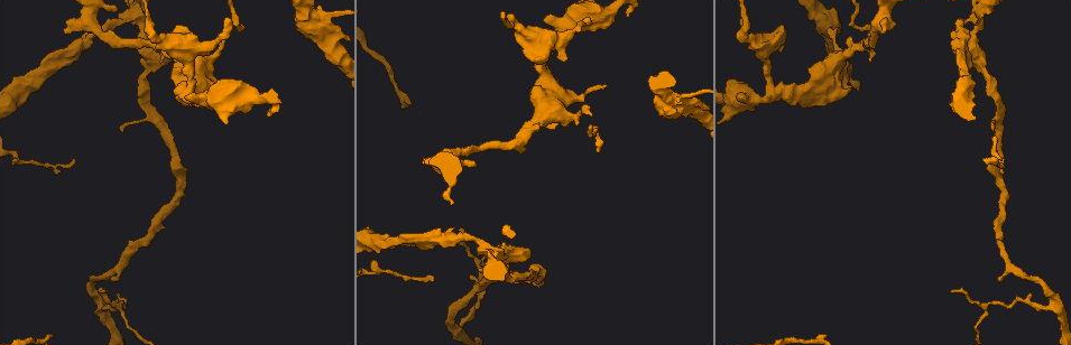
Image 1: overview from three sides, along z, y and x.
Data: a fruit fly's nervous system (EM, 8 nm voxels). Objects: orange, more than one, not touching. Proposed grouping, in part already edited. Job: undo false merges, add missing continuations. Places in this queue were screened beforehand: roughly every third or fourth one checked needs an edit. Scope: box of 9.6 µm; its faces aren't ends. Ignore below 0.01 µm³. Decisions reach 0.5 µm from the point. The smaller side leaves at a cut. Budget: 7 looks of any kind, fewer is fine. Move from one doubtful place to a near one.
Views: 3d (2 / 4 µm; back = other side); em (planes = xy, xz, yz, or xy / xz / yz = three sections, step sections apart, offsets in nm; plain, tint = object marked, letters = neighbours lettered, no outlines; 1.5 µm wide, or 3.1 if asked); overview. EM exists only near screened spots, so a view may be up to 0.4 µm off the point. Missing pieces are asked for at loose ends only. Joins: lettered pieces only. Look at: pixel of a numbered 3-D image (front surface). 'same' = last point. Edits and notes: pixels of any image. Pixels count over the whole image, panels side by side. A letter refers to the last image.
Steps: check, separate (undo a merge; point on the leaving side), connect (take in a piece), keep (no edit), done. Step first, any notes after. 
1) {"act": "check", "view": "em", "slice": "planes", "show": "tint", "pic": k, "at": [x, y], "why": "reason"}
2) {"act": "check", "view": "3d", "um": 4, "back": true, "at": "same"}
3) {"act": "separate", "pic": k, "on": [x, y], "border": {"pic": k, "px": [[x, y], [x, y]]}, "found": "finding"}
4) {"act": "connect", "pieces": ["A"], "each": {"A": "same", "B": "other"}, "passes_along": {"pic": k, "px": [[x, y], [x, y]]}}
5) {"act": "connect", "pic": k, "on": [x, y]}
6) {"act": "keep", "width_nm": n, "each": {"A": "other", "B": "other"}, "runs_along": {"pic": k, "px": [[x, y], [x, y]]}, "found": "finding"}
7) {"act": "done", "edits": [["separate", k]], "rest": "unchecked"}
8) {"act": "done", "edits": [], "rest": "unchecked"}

{"act": "check", "view": "em", "slice": "xz", "step": 4, "show": "tint", "pic": 1, "at": [225, 18], "why": "branch stops here"}

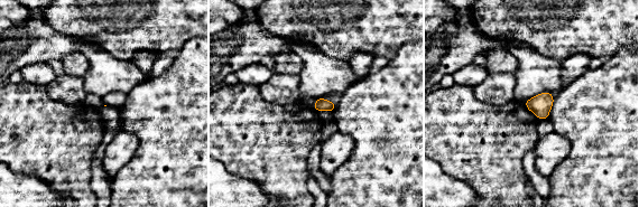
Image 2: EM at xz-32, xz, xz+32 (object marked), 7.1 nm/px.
{"act": "check", "view": "em", "slice": "planes", "show": "letters", "at": "same"}

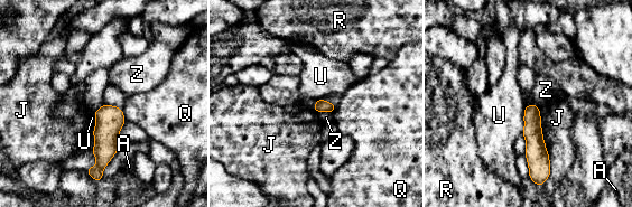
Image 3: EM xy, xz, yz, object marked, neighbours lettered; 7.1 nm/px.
{"act": "keep", "each": {"A": "other", "J": "other", "Q": "other", "R": "other", "U": "other", "Z": "other"}, "border": {"pic": 3, "px": [[316, 111], [330, 111], [332, 113]]}, "found": "no lettered piece goes on from it"}

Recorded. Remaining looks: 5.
{"act": "check", "view": "3d", "um": 2, "back": true, "pic": 1, "at": [572, 123], "why": "stops while still wide"}

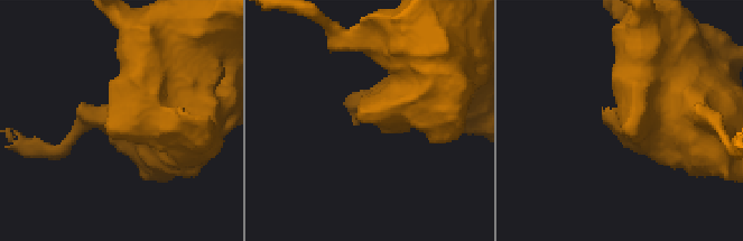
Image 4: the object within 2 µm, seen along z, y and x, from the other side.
{"act": "check", "view": "em", "slice": "xy", "step": 8, "show": "letters", "pic": 4, "at": [361, 120]}

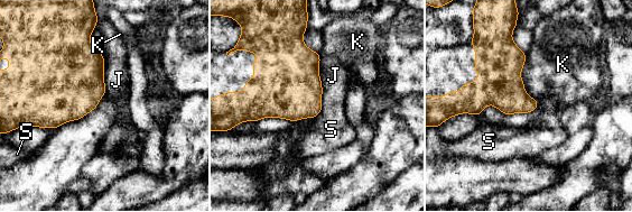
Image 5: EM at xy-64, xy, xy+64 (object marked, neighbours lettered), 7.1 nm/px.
{"act": "keep", "each": {"J": "other", "K": "other", "S": "other"}, "border": {"pic": 5, "px": [[524, 53], [523, 89], [538, 101]]}, "found": "none of them fits"}

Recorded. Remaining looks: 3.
{"act": "check", "view": "em", "slice": "planes", "show": "tint", "pic": 1, "at": [770, 98], "why": "thick turns thin"}

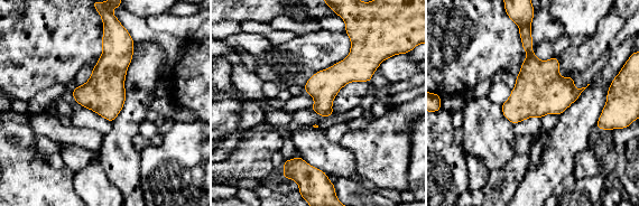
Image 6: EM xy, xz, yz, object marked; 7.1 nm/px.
{"act": "check", "view": "em", "slice": "planes", "show": "letters", "at": "same"}

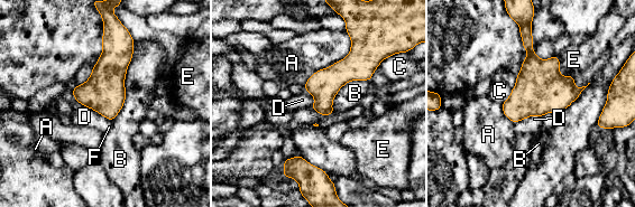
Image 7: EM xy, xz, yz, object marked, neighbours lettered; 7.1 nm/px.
{"act": "keep", "longest_contact_nm": ["B", 600], "each": {"A": "other", "B": "other", "C": "other", "D": "other", "E": "other", "F": "other"}, "border": {"pic": 7, "px": [[71, 91], [79, 102], [111, 121]]}, "found": "one neuron here"}

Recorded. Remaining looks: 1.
{"act": "done", "edits": [], "rest": "unchecked"}

